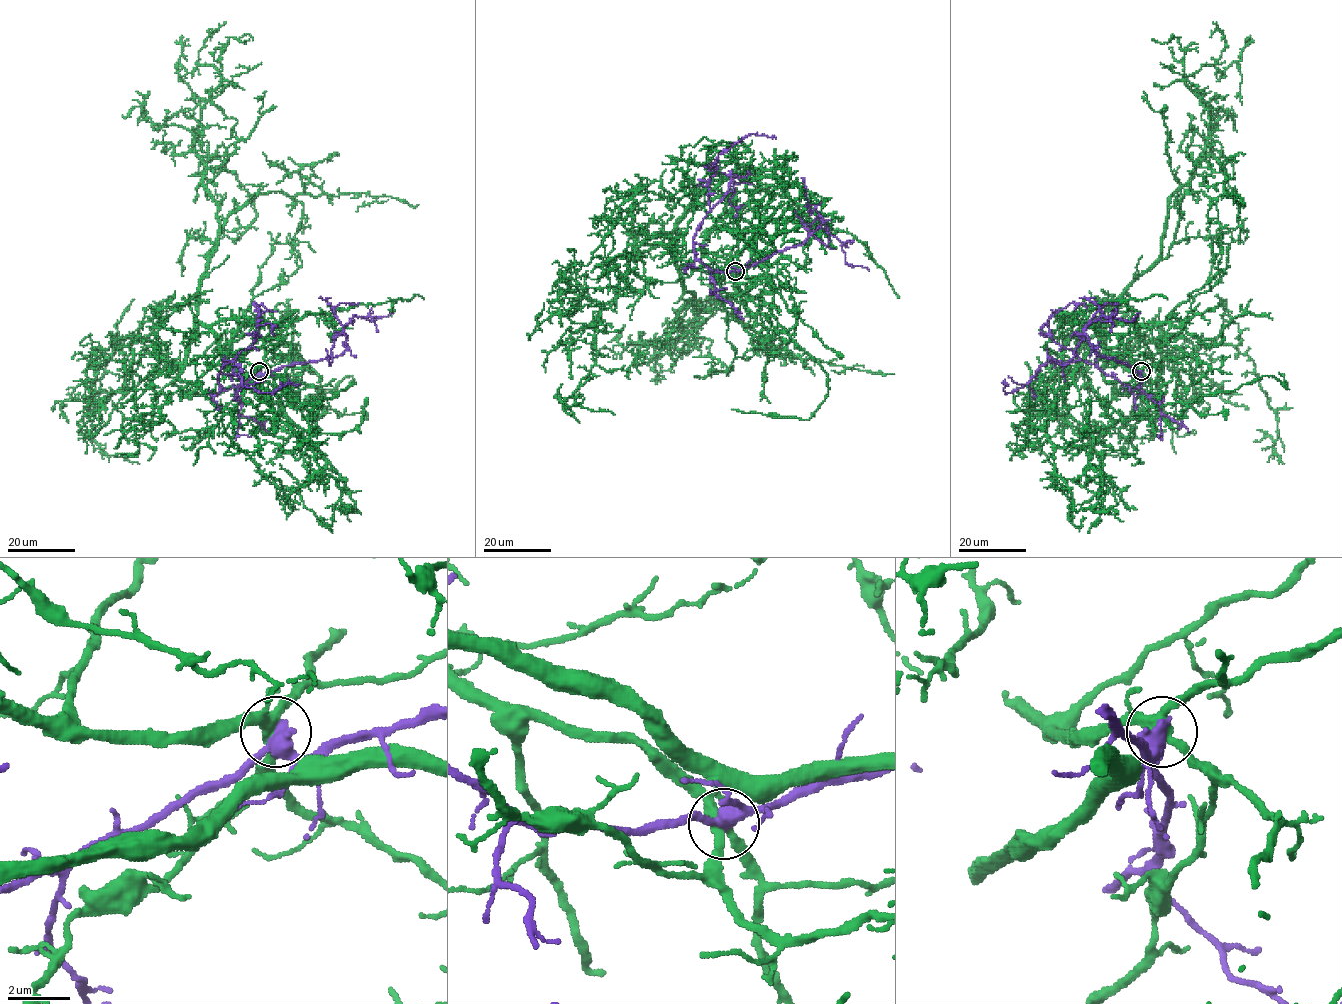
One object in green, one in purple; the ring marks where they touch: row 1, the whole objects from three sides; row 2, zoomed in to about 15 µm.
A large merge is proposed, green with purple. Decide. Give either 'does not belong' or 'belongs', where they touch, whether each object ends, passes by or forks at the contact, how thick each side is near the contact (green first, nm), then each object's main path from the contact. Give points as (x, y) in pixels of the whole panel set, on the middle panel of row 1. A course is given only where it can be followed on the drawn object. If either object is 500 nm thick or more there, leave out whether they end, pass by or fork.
does not belong; at (735, 271); green forks there; purple passes by; 360 nm thick on the green side, 440 nm on the other; green runs (734, 271), (703, 251), (717, 196), (672, 235), (694, 297), (671, 339), (697, 317), (652, 368), (672, 372); purple runs (734, 271), (714, 272), (695, 257), (693, 236), (711, 208), (709, 180), (717, 156), (745, 136), (776, 138)

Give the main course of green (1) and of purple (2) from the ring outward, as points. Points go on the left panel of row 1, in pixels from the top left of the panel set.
1: (259, 372), (228, 366), (248, 317), (196, 324), (218, 205), (194, 137), (222, 77), (178, 61), (196, 105)
2: (259, 372), (226, 389), (217, 378), (235, 360), (242, 383), (257, 391), (273, 393), (287, 383), (300, 383)

